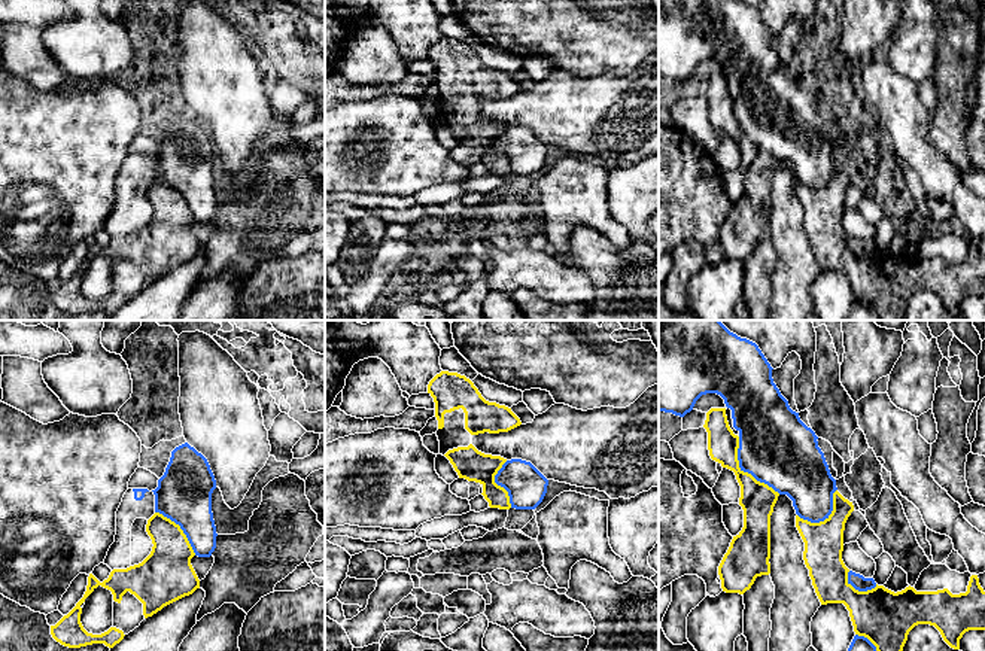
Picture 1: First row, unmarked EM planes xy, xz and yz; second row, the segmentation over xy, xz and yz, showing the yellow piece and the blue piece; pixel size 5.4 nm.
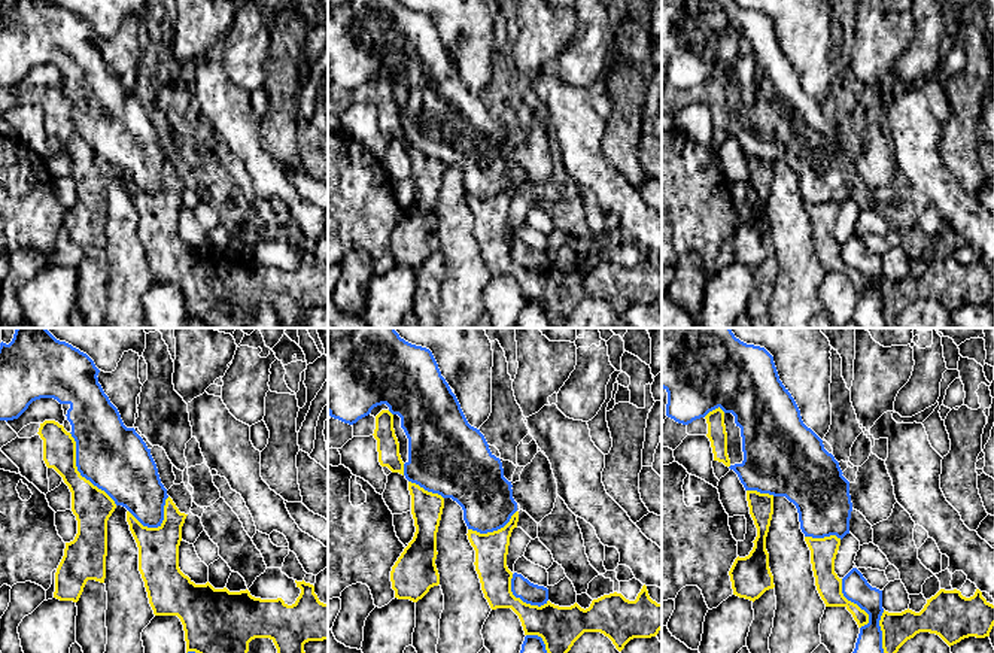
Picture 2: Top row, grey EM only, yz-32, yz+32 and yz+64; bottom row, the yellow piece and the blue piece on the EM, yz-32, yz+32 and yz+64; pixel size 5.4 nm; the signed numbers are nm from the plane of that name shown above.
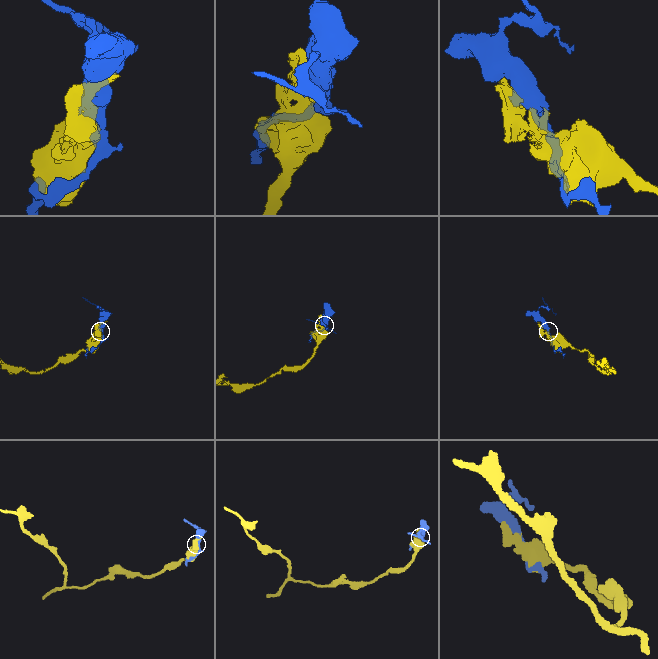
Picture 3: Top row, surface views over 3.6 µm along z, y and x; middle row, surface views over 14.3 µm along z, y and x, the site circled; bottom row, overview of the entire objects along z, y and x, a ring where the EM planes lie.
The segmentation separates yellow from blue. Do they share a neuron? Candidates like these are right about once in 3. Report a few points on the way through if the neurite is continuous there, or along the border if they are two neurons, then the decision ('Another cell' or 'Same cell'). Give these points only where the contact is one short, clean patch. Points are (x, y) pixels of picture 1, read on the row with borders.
Another cell

